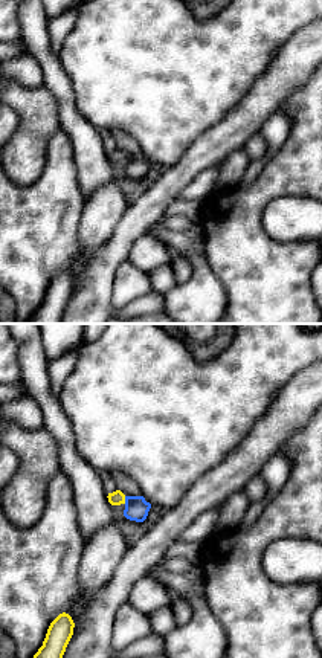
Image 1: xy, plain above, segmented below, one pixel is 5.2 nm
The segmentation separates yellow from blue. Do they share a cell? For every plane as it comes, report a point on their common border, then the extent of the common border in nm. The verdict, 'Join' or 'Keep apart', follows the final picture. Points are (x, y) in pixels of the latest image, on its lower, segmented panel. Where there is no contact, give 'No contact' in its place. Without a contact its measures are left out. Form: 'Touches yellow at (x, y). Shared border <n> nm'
Touches yellow at (124, 499). Shared border 40 nm

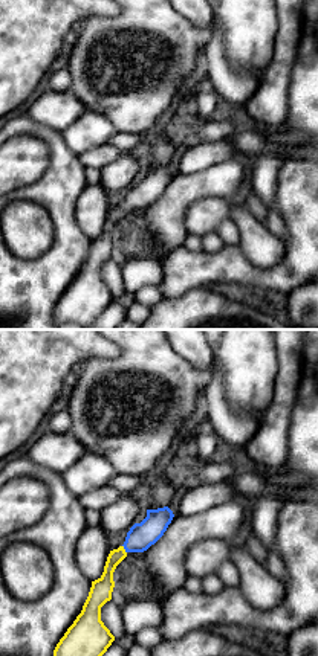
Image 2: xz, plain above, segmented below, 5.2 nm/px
Touches yellow at (124, 549). Shared border 50 nm

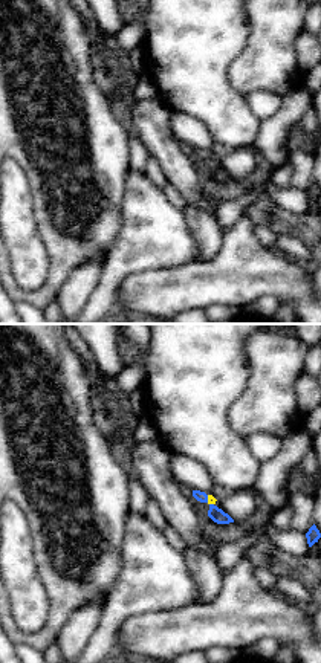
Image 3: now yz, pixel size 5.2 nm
Touches yellow at (208, 501). Shared border 70 nm

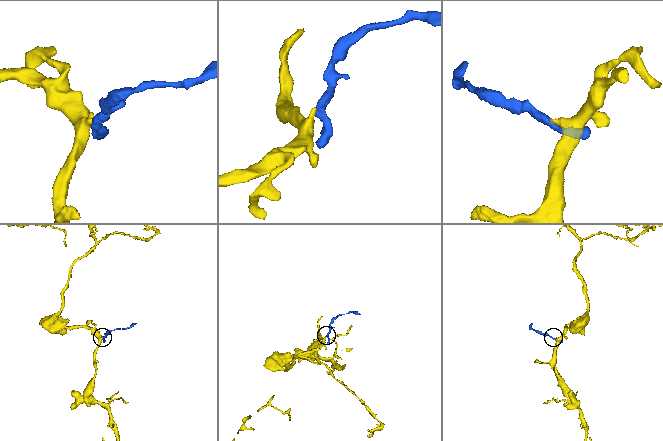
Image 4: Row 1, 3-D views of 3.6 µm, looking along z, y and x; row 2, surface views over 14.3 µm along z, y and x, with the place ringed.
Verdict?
Join

